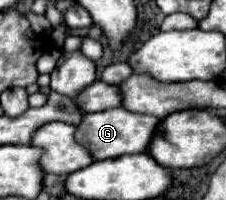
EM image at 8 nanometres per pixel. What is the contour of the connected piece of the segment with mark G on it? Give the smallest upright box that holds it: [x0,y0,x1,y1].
[76,106,160,160]

